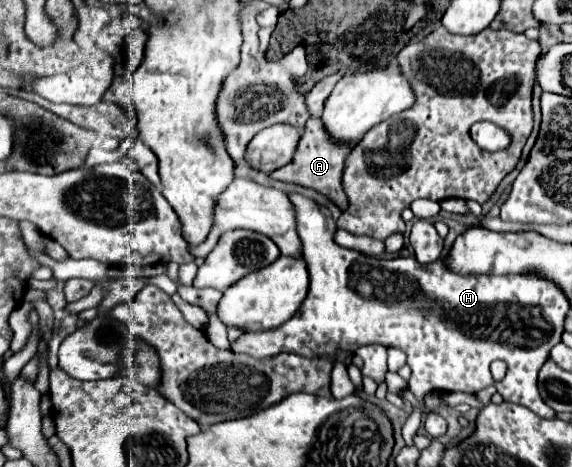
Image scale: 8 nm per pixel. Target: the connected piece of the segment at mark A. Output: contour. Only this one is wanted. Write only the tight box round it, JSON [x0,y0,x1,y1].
[272,117,352,211]

